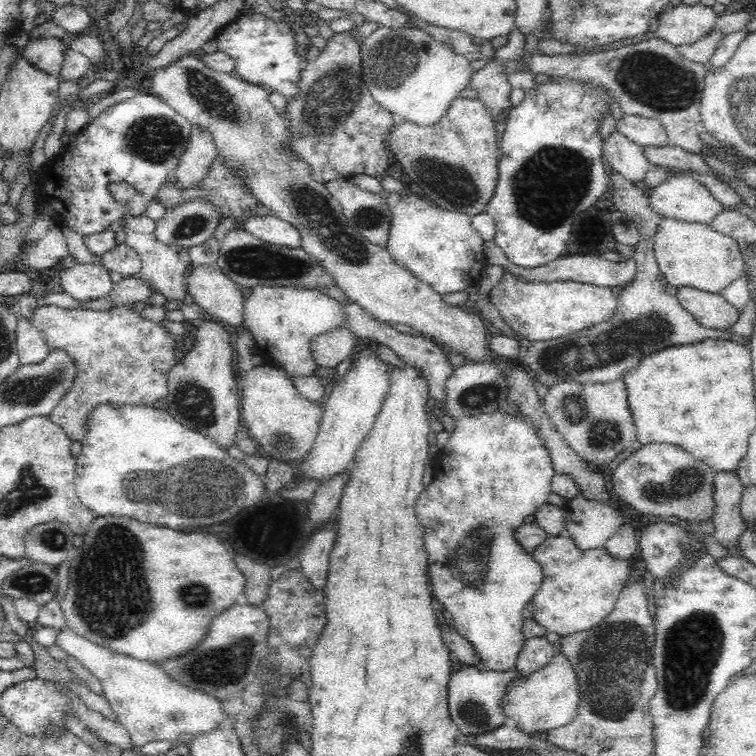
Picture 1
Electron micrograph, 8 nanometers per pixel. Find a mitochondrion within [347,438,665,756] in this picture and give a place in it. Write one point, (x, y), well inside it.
(611, 661)

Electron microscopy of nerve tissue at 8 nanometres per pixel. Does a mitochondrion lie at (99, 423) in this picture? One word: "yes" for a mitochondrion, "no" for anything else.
no

